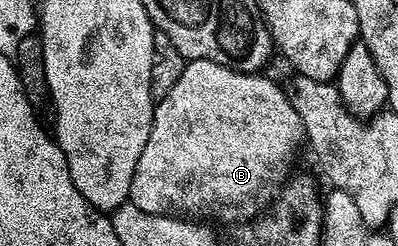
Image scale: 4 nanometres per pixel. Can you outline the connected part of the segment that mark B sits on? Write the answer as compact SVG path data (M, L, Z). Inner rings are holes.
M208 60L186 61L183 65L181 78L177 78L173 90L169 90L169 94L158 97L153 122L149 130L149 142L145 142L145 150L141 150L141 158L137 158L137 166L133 170L129 201L148 214L194 218L199 222L220 220L223 224L235 224L238 220L254 221L274 201L283 185L287 183L293 172L291 163L294 162L299 147L304 147L305 144L301 118L297 114L297 110L293 110L290 95L284 89L282 92L279 88L282 87L276 81L270 80L266 74L239 72L236 68L226 68L217 62L209 62Z

